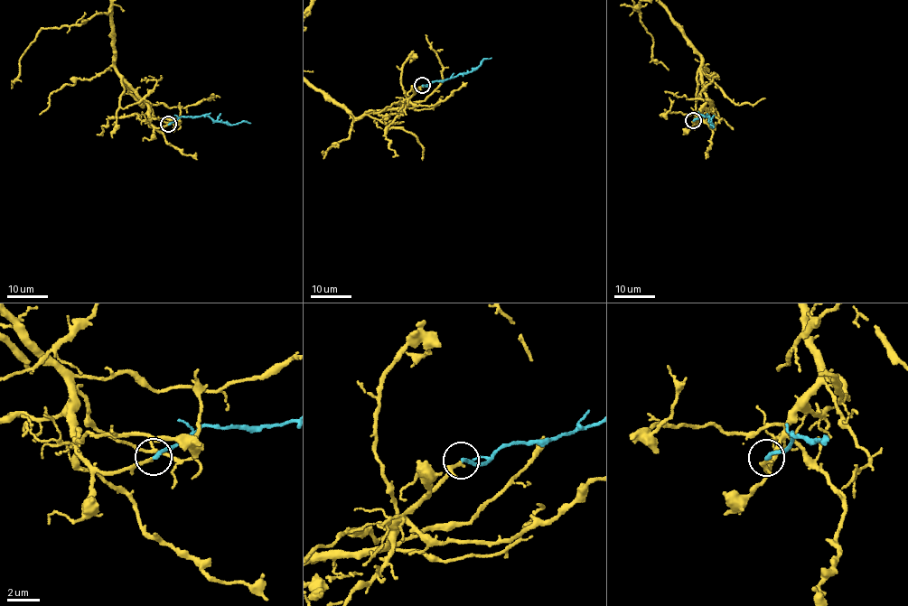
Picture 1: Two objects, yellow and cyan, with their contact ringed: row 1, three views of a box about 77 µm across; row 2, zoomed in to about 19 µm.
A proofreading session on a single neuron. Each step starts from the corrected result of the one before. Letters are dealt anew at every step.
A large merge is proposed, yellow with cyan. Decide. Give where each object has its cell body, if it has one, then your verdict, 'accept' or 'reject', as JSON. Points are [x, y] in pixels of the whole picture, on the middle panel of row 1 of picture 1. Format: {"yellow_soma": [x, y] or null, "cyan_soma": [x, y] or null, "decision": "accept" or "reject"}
{"yellow_soma": null, "cyan_soma": null, "decision": "accept"}

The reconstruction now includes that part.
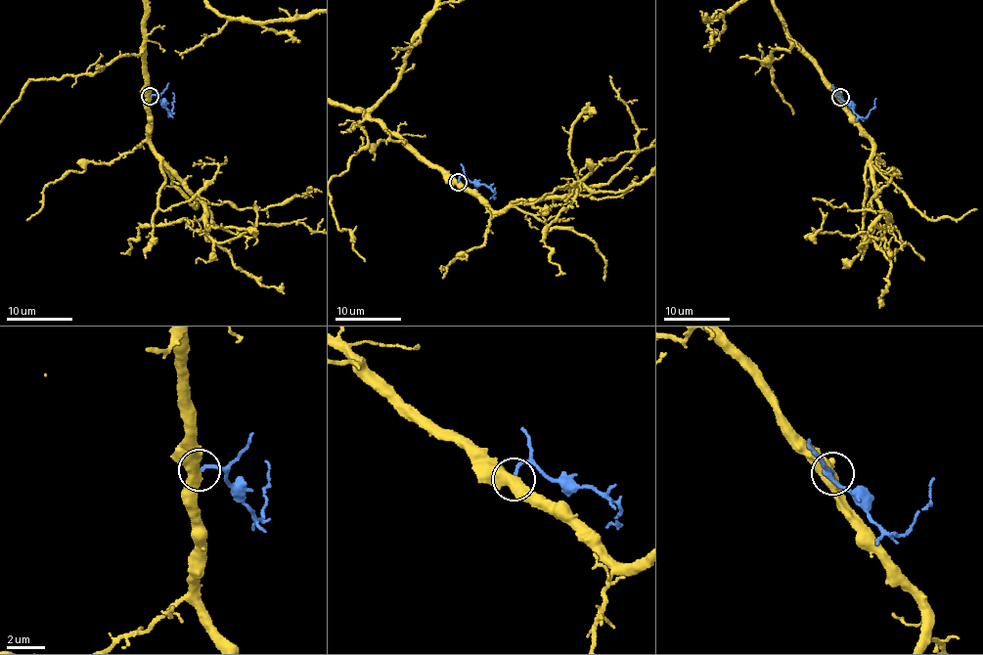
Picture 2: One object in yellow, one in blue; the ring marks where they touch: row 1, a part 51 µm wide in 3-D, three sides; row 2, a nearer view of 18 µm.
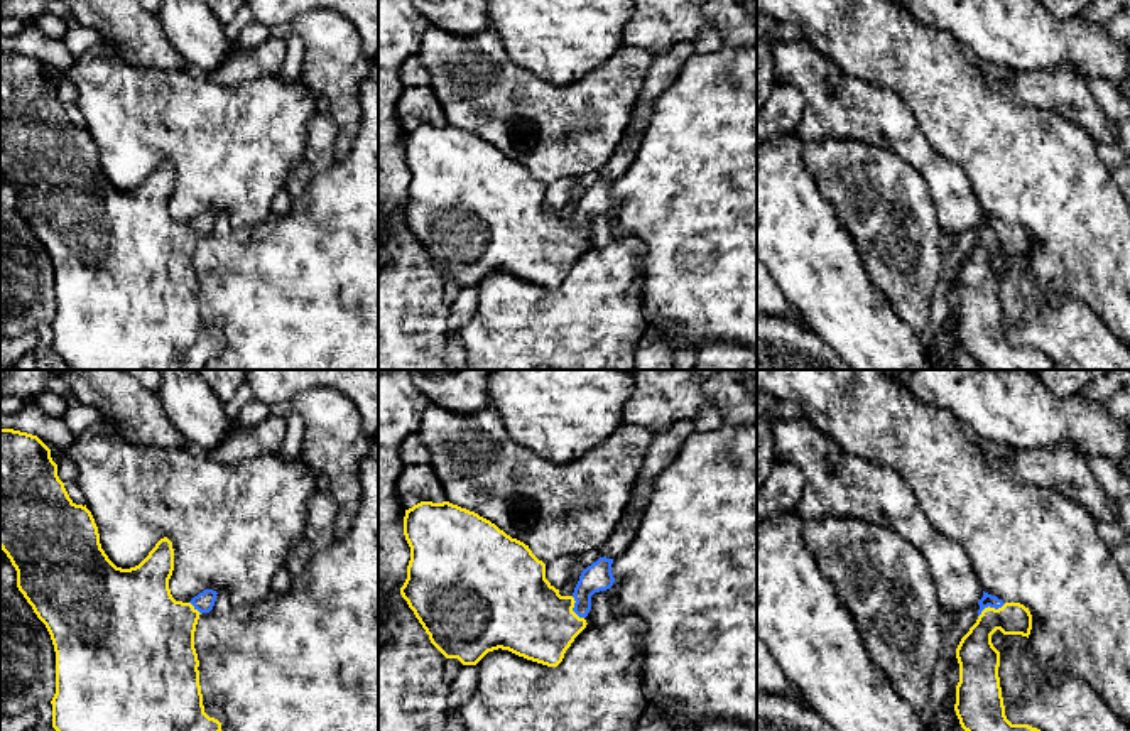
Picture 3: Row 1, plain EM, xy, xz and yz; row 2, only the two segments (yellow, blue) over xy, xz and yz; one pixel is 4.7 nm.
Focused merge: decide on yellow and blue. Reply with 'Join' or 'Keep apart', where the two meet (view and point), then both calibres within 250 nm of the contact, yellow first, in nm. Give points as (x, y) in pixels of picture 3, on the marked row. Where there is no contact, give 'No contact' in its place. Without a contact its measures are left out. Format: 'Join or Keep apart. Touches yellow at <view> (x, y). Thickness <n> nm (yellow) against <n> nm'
Join. Touches yellow at yz (990, 608). Thickness 190 nm (yellow) against 60 nm

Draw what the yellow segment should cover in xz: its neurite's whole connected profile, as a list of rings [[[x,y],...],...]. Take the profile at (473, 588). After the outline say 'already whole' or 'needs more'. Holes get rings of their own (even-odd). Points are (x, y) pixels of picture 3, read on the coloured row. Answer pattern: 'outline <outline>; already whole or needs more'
outline [[[421,501],[405,510],[404,535],[410,547],[402,598],[431,643],[463,665],[476,665],[488,652],[508,650],[527,660],[557,667],[574,638],[586,628],[591,596],[613,586],[613,559],[586,567],[571,596],[561,596],[546,579],[546,564],[529,545],[490,520],[449,501]]]; needs more

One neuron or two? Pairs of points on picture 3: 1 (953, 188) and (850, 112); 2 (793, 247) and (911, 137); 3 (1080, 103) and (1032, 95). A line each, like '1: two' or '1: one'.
1: one
2: two
3: one

